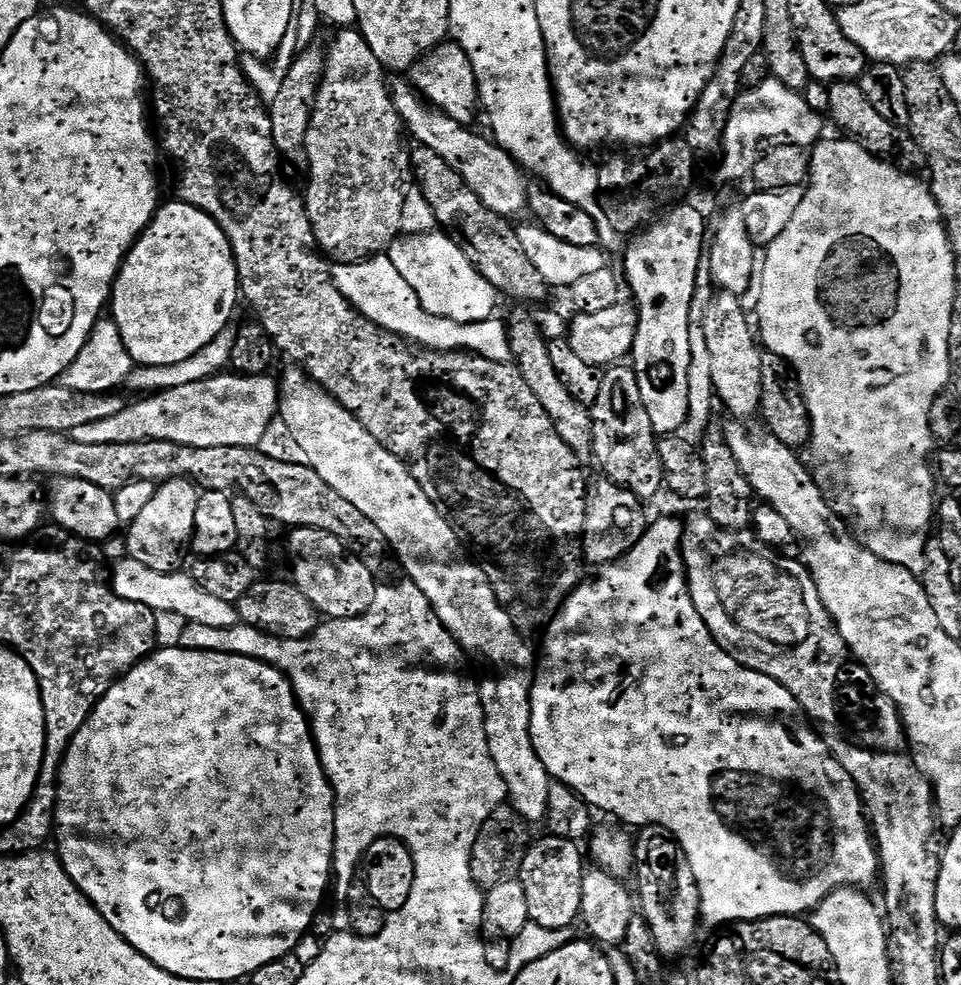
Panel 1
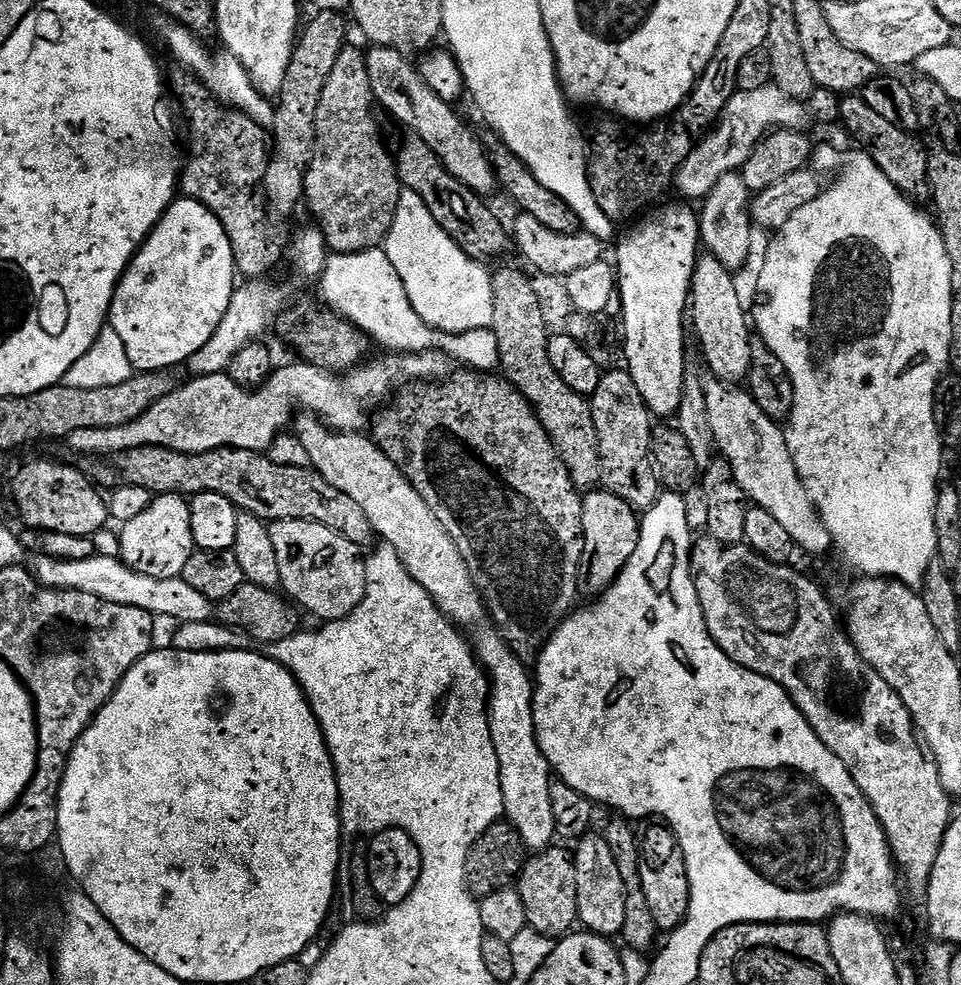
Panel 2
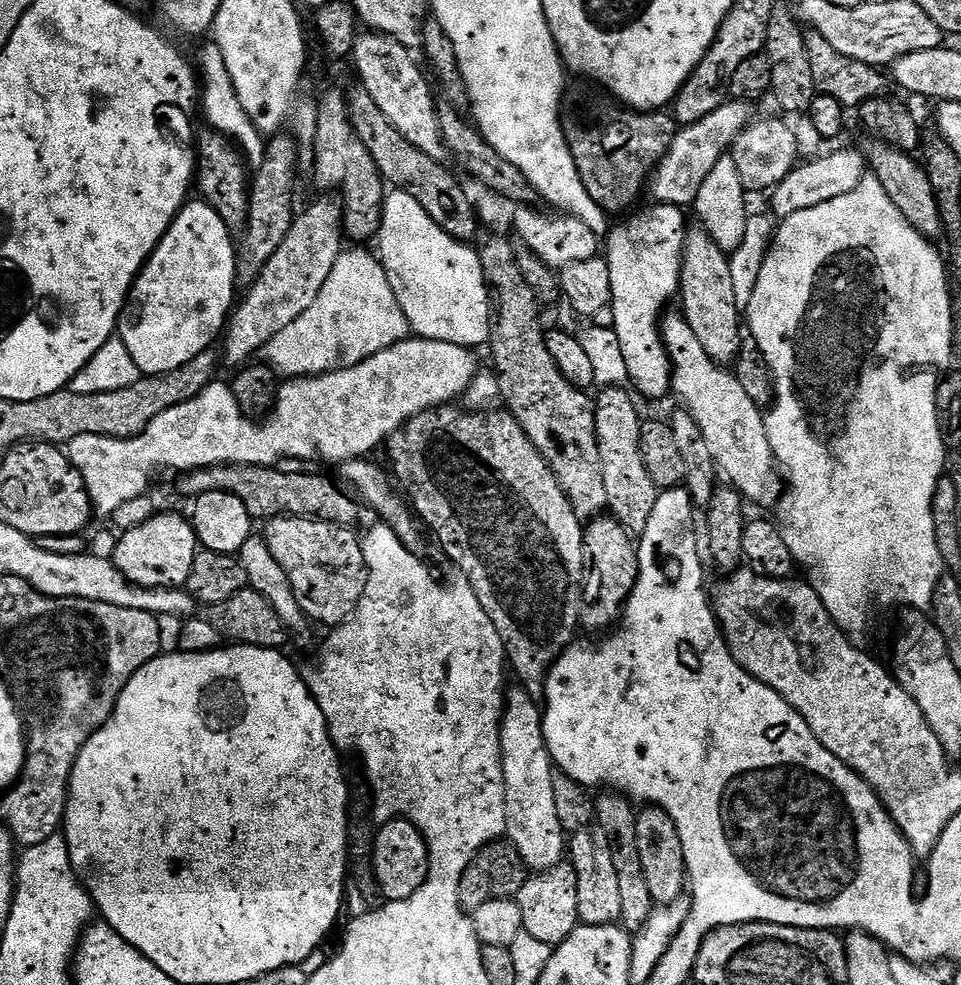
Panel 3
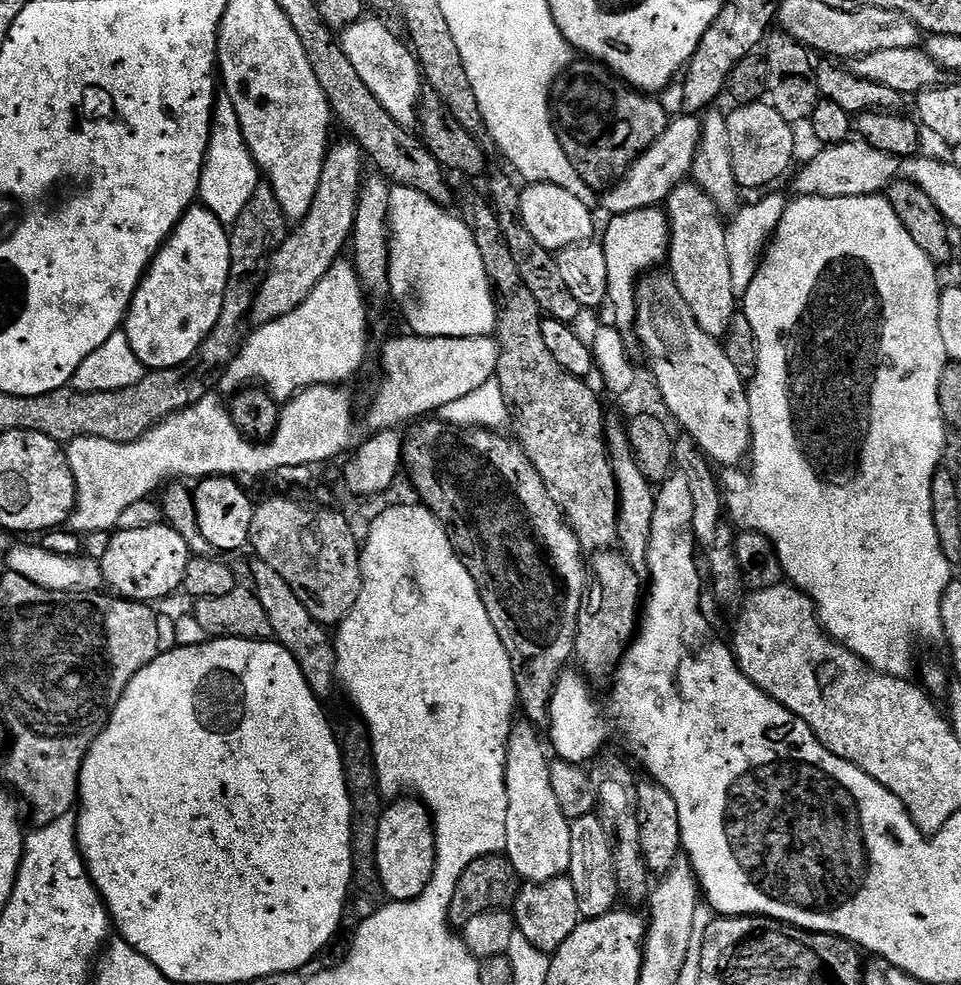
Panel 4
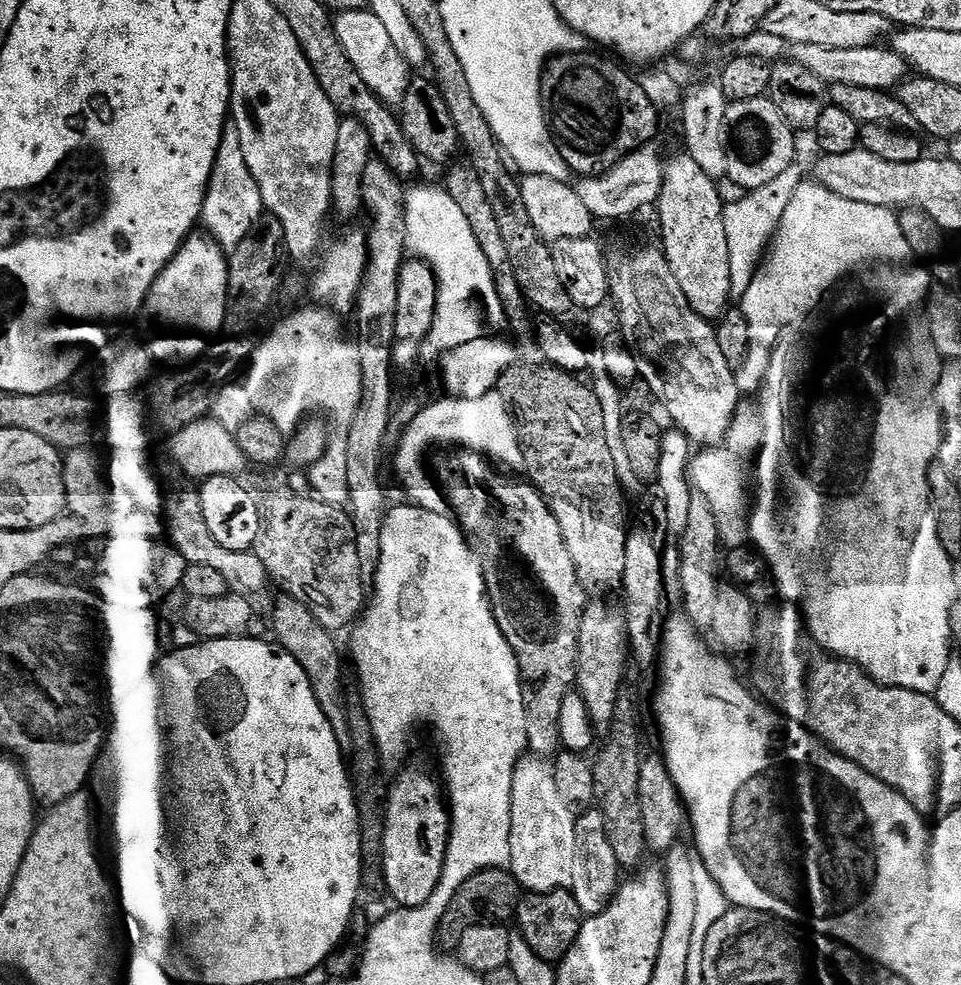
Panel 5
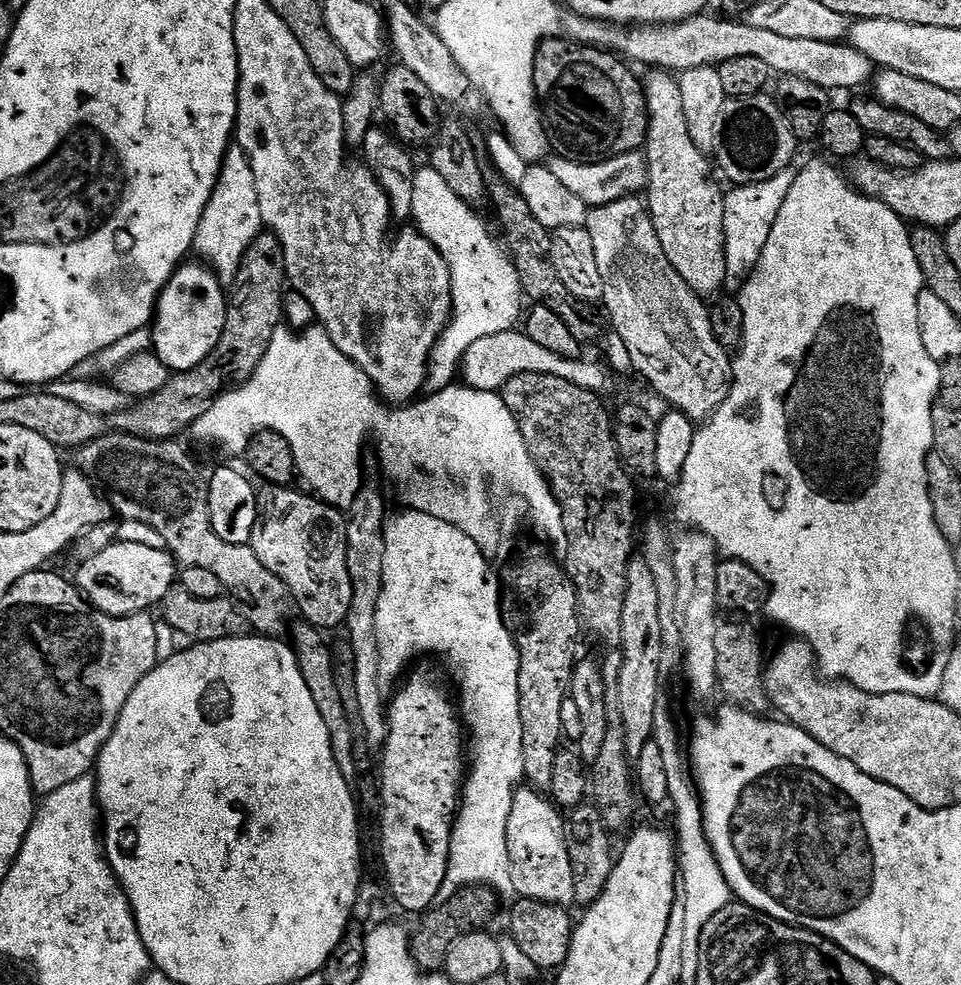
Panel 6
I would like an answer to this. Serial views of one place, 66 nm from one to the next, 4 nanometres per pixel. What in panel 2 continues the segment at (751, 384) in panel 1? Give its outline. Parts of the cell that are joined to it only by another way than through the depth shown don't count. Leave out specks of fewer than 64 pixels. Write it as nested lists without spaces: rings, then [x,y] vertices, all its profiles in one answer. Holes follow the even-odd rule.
[[[707,254],[696,261],[690,297],[690,324],[696,327],[704,360],[715,379],[733,386],[747,381],[751,370],[751,340],[749,313],[742,310],[738,293],[734,291],[734,275],[718,258]]]

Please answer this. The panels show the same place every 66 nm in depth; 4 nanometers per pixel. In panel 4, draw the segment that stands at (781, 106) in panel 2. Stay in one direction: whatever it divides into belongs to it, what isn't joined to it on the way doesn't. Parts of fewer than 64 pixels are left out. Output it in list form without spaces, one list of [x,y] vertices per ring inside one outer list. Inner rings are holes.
[[[680,114],[677,120],[676,117],[669,119],[667,130],[603,193],[607,215],[621,216],[634,210],[663,205],[672,191],[692,176],[696,151],[700,149],[701,131],[701,121],[695,115]]]

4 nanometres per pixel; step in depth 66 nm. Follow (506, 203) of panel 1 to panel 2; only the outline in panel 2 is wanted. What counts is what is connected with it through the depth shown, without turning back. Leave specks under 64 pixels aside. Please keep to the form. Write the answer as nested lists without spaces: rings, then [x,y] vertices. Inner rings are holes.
[[[372,46],[367,49],[368,73],[370,86],[377,105],[380,104],[400,124],[408,127],[411,135],[422,138],[430,150],[446,166],[454,178],[462,181],[470,191],[481,198],[488,198],[495,188],[498,188],[496,167],[488,158],[488,149],[474,133],[468,132],[466,125],[460,121],[460,116],[455,112],[449,101],[443,100],[426,82],[422,82],[419,67],[412,64],[407,55],[393,48]]]

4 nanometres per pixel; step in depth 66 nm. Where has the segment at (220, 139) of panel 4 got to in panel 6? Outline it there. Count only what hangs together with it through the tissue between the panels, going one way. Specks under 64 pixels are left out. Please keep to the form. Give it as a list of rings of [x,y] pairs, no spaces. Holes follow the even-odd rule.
[[[230,150],[224,155],[214,194],[210,194],[210,202],[206,202],[206,210],[198,222],[195,255],[200,255],[197,257],[216,273],[221,282],[235,281],[246,250],[250,250],[263,228],[262,206],[258,206],[258,186],[254,182],[254,170],[250,170],[250,162],[244,152]]]

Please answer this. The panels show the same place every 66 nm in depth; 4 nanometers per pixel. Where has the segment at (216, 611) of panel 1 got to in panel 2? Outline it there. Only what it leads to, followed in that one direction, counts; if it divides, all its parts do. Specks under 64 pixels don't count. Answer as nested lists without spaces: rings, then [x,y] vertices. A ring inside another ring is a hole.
[[[115,555],[112,556],[88,556],[85,560],[55,560],[52,556],[40,556],[36,560],[34,575],[46,588],[94,594],[106,602],[138,606],[152,613],[153,617],[169,615],[179,620],[180,624],[197,624],[213,619],[213,601],[208,600],[206,594],[198,594],[198,590],[194,590],[194,586],[187,584],[183,578],[150,578],[150,574],[142,574]]]

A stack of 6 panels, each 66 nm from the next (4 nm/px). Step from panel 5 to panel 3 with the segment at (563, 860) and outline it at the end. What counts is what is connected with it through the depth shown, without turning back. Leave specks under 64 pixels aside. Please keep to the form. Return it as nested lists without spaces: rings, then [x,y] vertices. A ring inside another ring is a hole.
[[[513,686],[504,697],[504,717],[500,720],[500,761],[506,794],[507,843],[512,844],[522,862],[533,873],[561,863],[566,856],[566,833],[554,807],[552,774],[554,765],[544,746],[544,718],[541,705],[525,688]]]

